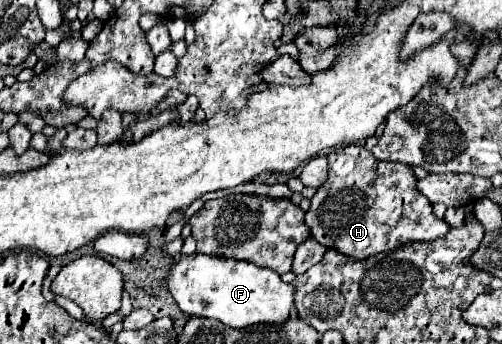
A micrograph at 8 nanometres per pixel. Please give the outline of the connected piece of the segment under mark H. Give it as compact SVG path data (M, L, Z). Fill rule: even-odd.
M350 144L338 150L332 150L328 154L328 180L316 190L316 196L312 198L312 206L306 212L306 224L312 232L312 236L326 248L336 248L338 252L364 260L370 256L376 256L380 252L390 252L402 244L408 242L428 242L442 238L450 226L436 218L432 212L432 204L426 196L422 196L416 190L416 176L406 164L394 164L394 162L380 162L372 156L370 150L366 150L360 144Z

